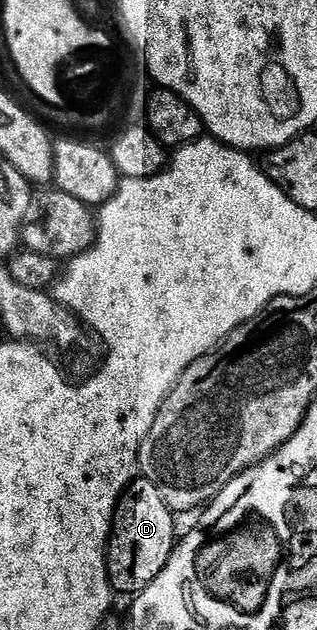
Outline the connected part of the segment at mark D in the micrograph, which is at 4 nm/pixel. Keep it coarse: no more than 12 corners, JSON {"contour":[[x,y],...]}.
{"contour":[[151,481],[114,510],[106,576],[143,593],[176,544],[175,514]]}

